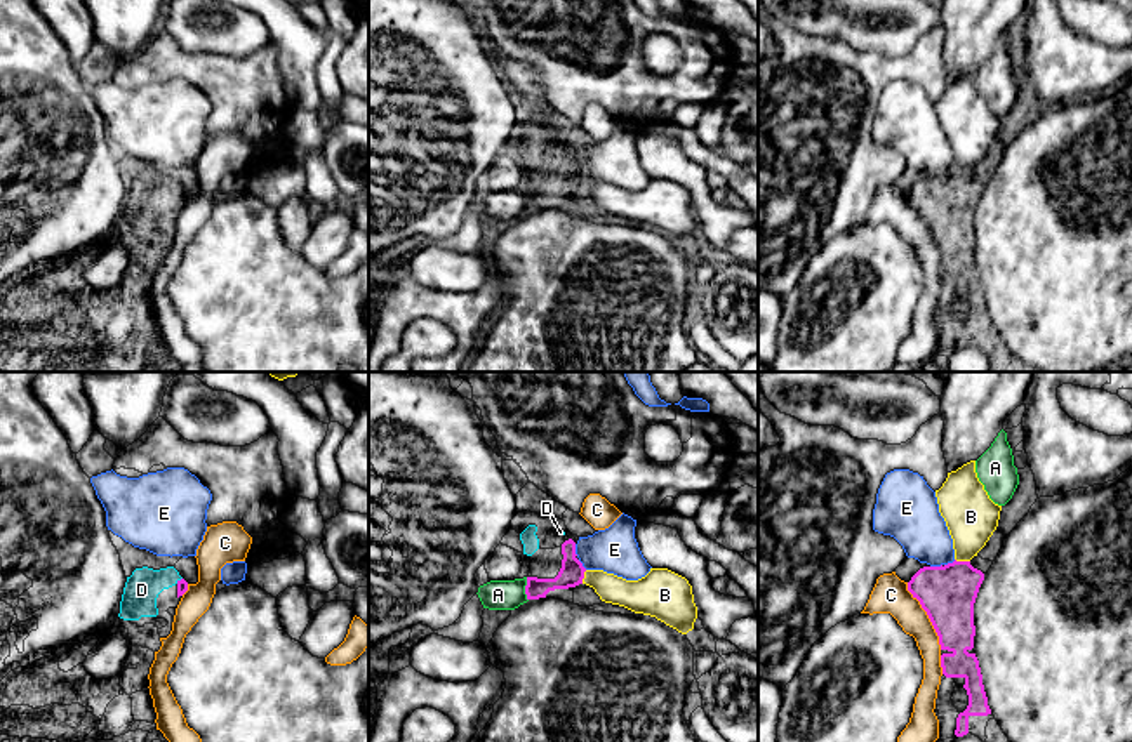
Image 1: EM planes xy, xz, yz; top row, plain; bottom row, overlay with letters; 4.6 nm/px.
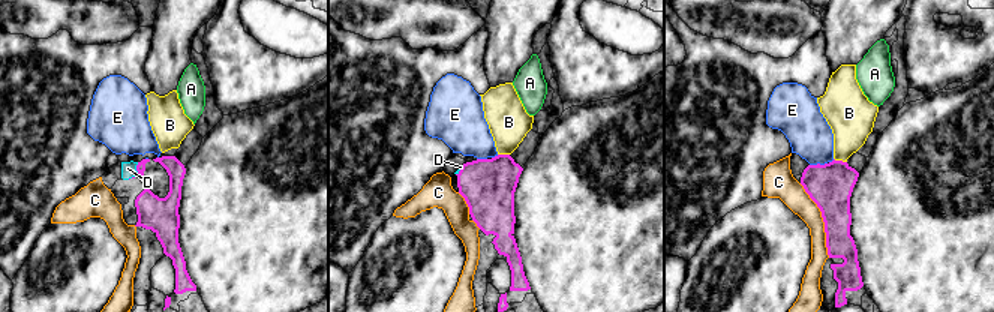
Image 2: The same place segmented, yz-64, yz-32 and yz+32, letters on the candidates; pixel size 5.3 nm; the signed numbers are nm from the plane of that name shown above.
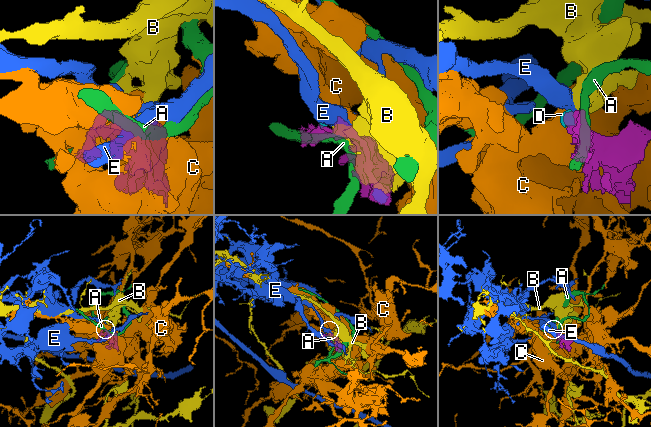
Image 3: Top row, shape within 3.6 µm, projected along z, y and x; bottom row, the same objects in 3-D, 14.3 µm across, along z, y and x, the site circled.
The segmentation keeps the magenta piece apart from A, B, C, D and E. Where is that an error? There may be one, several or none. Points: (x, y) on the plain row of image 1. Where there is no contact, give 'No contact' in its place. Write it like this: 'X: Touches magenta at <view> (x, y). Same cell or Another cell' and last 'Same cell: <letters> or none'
A: Touches magenta at xz (526, 200). Another cell
B: Touches magenta at yz (962, 172). Another cell
C: Touches magenta at yz (927, 225). Another cell
D: Touches magenta at xy (178, 192). Same cell
E: Touches magenta at xz (574, 160). Another cell
Same cell: D

